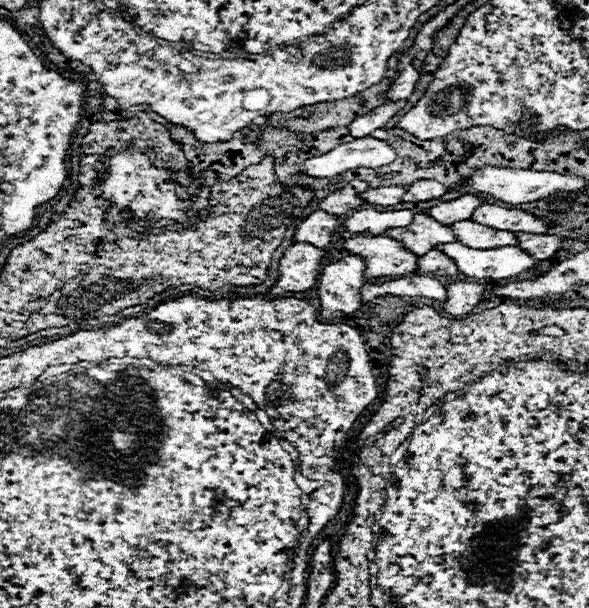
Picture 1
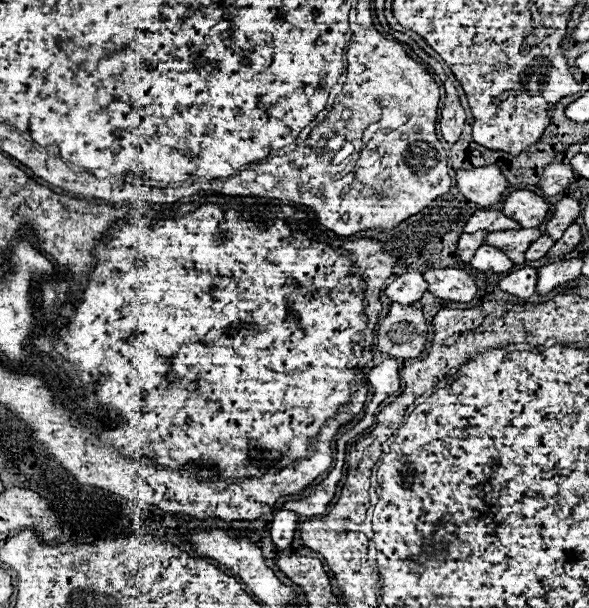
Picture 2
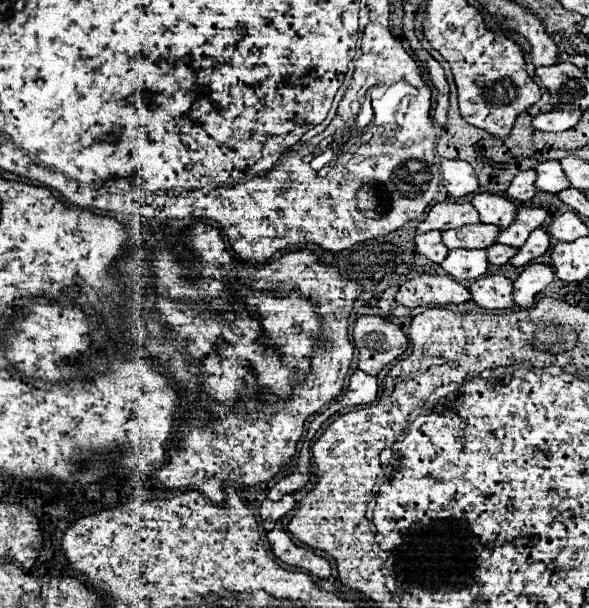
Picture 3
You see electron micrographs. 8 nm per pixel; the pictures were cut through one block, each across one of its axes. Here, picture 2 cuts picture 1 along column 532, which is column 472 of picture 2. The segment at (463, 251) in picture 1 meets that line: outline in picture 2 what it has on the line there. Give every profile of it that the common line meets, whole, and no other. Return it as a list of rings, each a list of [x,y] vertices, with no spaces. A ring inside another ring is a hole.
[[[480,246],[470,262],[472,268],[480,270],[480,272],[496,272],[496,274],[504,274],[508,270],[514,268],[514,262],[500,250],[494,246]]]

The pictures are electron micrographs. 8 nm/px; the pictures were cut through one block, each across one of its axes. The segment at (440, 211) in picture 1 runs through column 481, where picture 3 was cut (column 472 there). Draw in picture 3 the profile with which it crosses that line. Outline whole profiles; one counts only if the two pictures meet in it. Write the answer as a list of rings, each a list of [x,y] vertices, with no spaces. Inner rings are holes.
[[[478,194],[472,198],[472,206],[478,210],[480,222],[506,228],[516,218],[516,204],[496,194]]]

